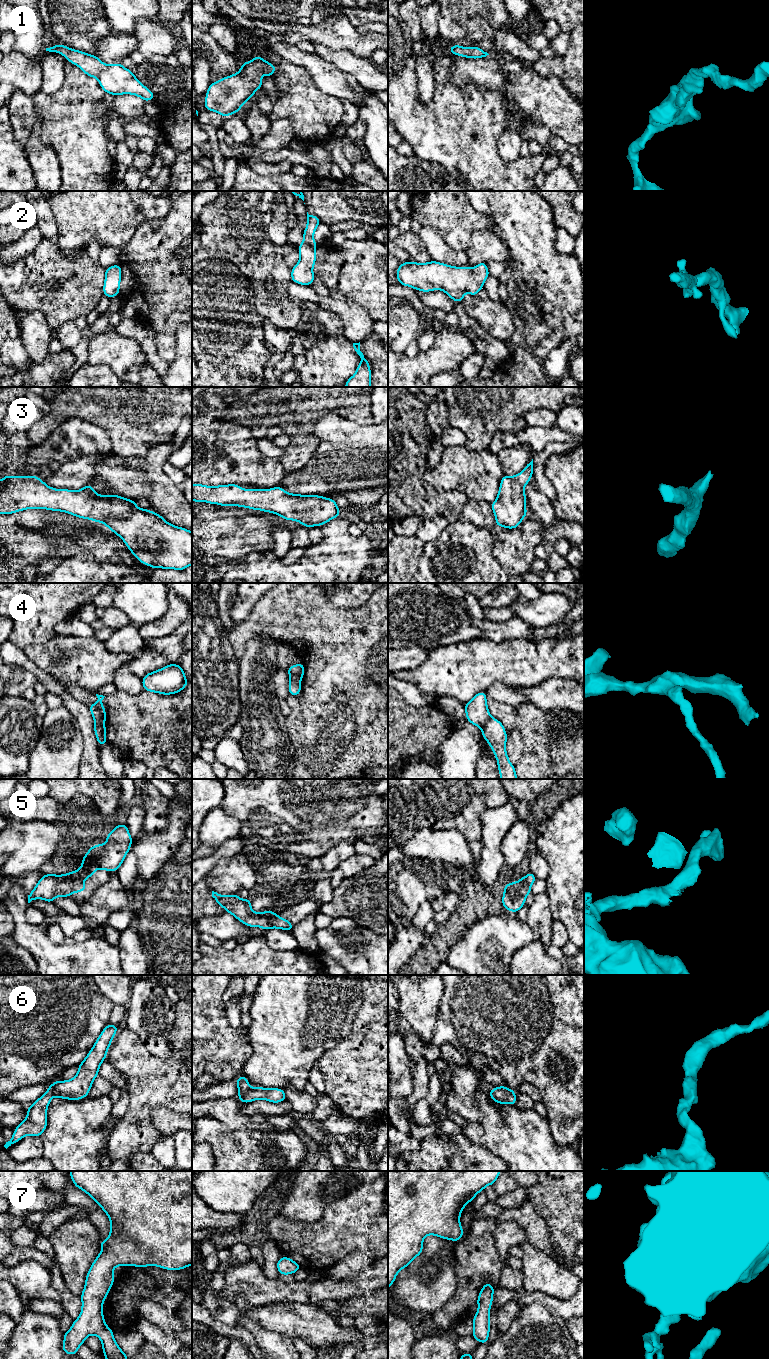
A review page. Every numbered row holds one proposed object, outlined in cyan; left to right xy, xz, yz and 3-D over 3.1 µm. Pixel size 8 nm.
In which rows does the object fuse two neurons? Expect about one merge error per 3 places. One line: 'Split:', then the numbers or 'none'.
Split: 4

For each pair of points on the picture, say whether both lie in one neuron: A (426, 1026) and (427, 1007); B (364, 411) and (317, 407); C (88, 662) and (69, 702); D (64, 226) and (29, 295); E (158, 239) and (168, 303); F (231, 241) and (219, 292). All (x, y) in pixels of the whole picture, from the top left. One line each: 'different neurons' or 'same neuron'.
A: same neuron
B: same neuron
C: different neurons
D: different neurons
E: same neuron
F: different neurons

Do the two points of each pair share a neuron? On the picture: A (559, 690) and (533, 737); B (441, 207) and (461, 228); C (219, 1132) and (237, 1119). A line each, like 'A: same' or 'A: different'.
A: different
B: same
C: different

